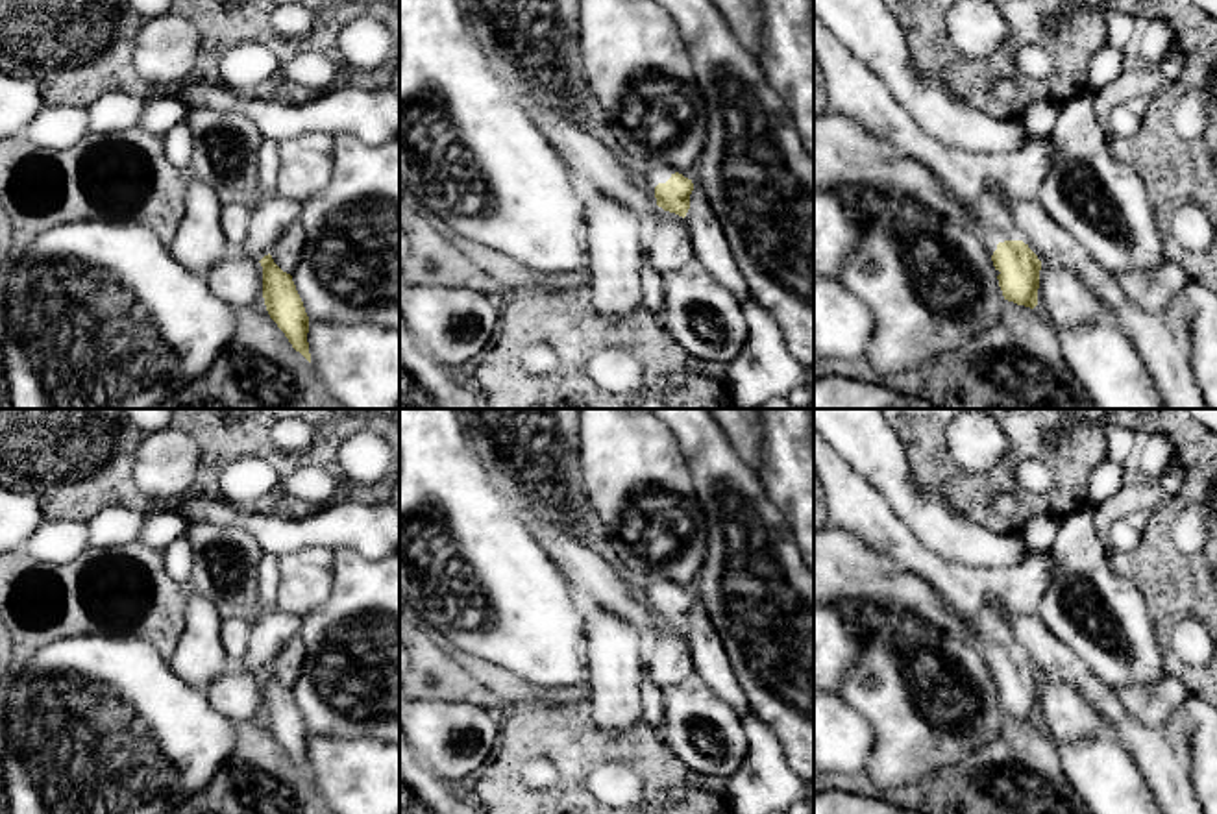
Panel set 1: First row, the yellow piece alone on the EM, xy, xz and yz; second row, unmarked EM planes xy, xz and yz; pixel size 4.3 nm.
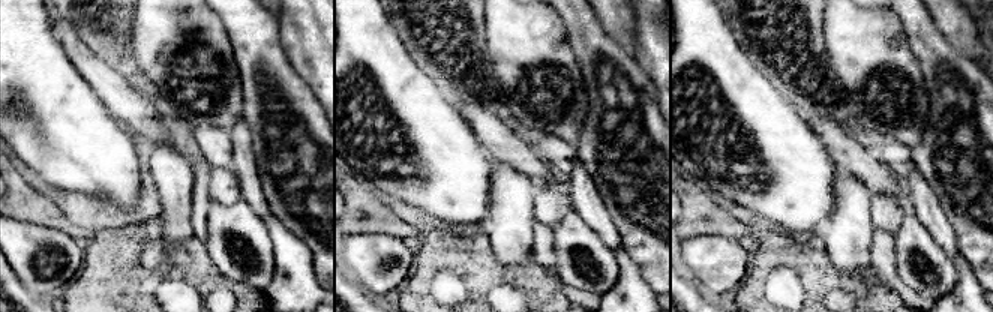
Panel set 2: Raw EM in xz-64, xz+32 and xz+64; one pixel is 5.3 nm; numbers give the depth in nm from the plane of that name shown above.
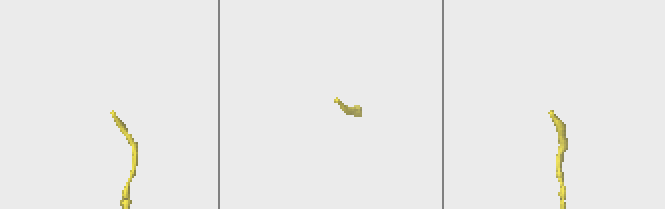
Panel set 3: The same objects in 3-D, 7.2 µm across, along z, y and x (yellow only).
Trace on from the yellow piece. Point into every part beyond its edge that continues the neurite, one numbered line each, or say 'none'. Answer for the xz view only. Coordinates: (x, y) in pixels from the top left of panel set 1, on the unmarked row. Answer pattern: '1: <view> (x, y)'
1: xz (657, 589)

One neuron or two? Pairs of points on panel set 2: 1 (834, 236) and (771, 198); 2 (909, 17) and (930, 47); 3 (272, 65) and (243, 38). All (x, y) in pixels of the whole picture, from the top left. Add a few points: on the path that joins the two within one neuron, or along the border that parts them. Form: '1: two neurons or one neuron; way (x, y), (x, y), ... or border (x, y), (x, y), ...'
1: two neurons; border (833, 194), (833, 212), (819, 231)
2: one neuron; way (917, 24), (924, 39)
3: one neuron; way (264, 57), (251, 44)

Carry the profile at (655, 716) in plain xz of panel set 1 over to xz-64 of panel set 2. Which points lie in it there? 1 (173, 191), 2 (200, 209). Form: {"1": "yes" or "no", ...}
{"1": "no", "2": "yes"}

